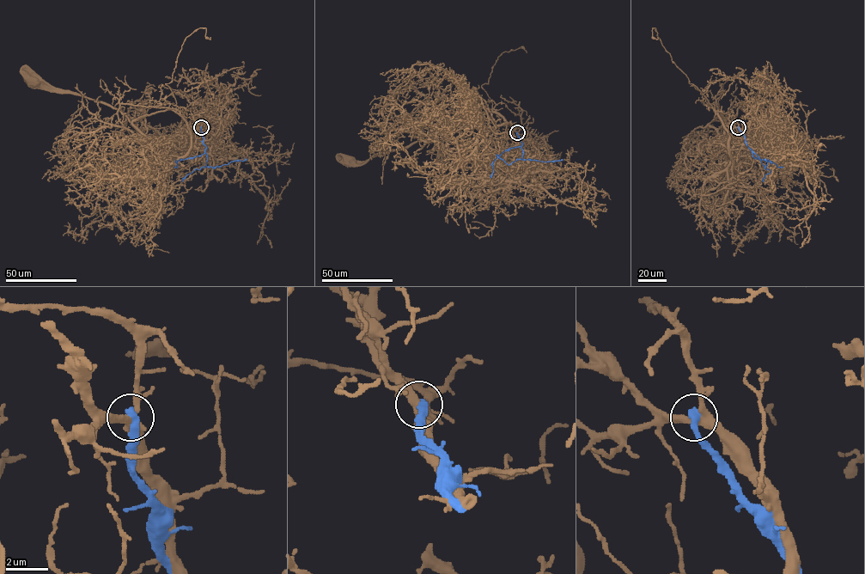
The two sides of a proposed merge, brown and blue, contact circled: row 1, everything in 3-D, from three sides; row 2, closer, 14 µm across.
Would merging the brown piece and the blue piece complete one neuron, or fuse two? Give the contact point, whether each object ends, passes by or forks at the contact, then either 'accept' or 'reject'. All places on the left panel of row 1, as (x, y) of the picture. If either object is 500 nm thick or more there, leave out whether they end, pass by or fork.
at (201, 127); brown forks there; blue ends there; reject

